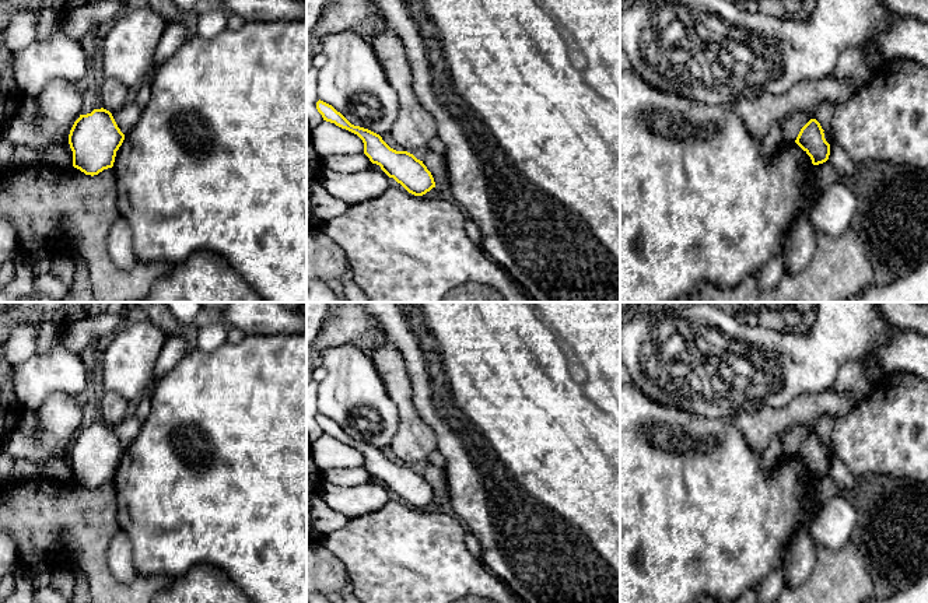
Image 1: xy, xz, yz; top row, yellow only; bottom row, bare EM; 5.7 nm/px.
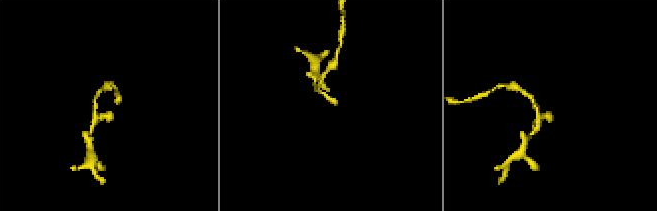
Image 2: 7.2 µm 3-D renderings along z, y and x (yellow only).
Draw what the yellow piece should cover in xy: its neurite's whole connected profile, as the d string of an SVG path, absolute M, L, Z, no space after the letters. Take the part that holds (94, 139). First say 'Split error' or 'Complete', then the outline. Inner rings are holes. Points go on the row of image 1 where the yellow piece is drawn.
Complete. M101 108L80 115L69 134L73 166L91 176L112 168L123 140L109 111Z

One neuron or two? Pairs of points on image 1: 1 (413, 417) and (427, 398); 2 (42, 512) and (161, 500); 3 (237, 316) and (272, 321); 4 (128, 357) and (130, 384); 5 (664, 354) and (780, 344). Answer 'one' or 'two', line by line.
1: two
2: two
3: one
4: one
5: one

